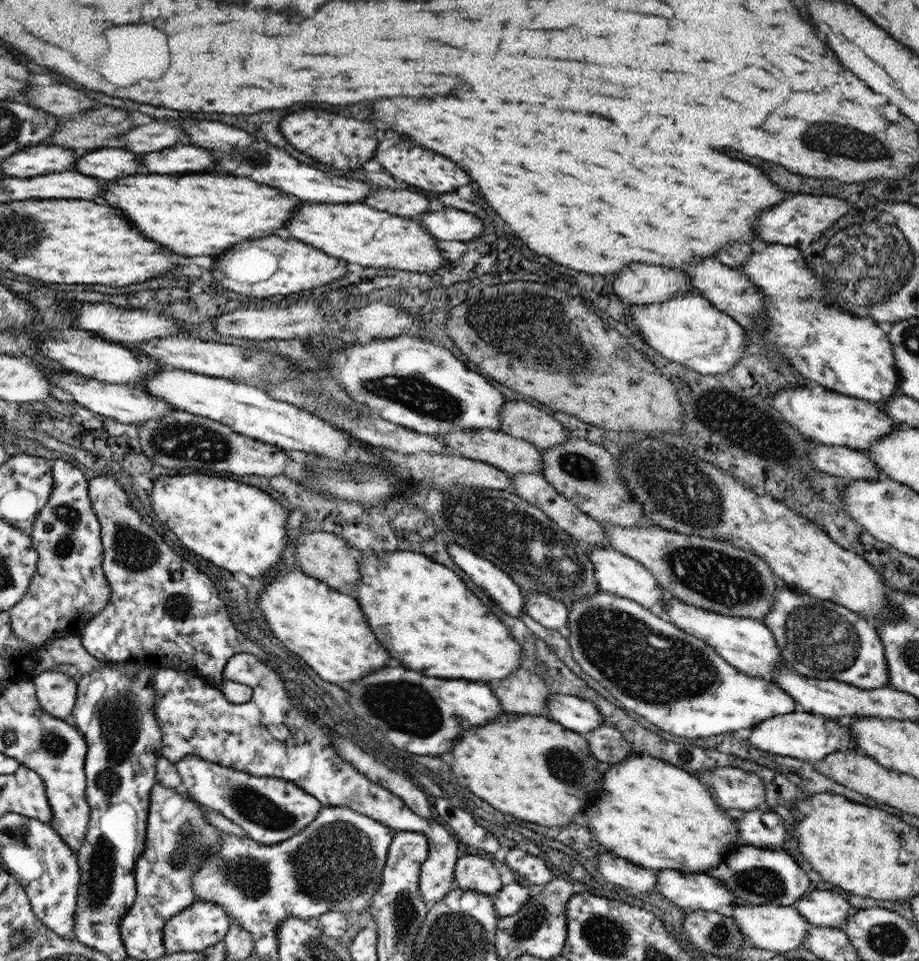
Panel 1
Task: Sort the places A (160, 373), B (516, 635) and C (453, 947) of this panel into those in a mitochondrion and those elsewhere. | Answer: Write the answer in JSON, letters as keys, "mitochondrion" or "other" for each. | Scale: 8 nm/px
{"A":"other","B":"other","C":"mitochondrion"}

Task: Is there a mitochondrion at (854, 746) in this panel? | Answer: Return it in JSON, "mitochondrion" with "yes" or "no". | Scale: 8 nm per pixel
{"mitochondrion":"no"}

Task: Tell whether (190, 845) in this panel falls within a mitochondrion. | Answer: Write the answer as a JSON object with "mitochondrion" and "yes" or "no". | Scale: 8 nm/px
{"mitochondrion":"yes"}

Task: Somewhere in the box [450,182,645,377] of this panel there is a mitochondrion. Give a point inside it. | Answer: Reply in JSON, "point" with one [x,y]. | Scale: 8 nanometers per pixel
{"point":[548,351]}

